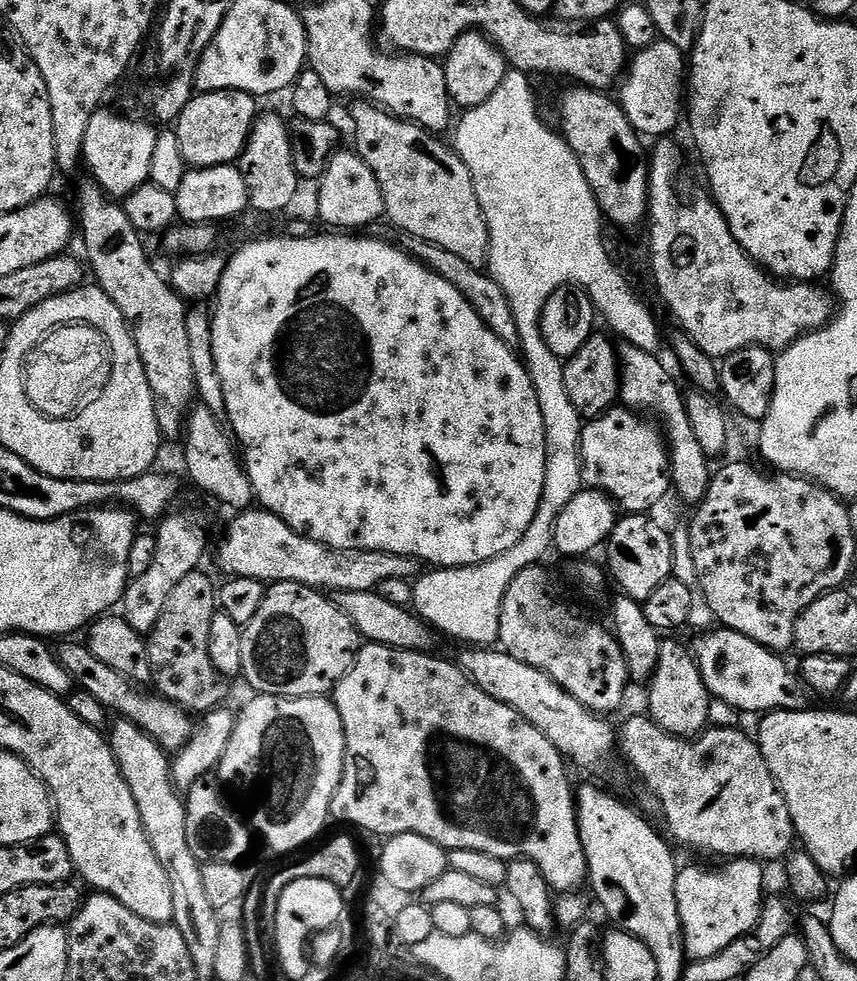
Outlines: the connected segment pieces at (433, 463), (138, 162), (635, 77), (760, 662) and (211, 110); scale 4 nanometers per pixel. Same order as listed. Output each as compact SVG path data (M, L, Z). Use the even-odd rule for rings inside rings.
M313 234L306 238L289 240L287 235L280 235L278 240L256 240L245 248L240 248L231 257L227 257L222 274L222 282L218 286L214 297L216 312L211 313L213 356L217 363L218 377L222 382L222 391L225 395L226 420L230 425L231 435L242 453L242 463L252 483L252 491L261 509L275 514L286 522L286 526L293 528L298 534L310 538L328 548L338 550L382 550L390 554L413 556L418 561L436 568L465 568L471 564L481 564L487 560L498 558L510 550L526 534L530 522L534 522L534 514L538 514L538 506L542 498L542 490L546 482L546 430L542 422L542 406L538 406L538 394L532 385L530 374L524 368L524 361L509 345L503 344L478 318L474 306L446 282L438 273L429 270L428 265L421 262L415 255L403 252L384 240L359 240L356 234L328 234L319 236Z
M101 110L94 114L94 118L90 118L90 126L86 126L83 167L88 167L88 172L92 175L89 177L99 184L105 194L113 198L128 196L138 186L149 183L150 161L158 135L157 129L151 128L151 123L124 116Z
M657 39L649 48L641 48L631 57L626 75L619 85L618 103L626 114L630 126L640 133L641 137L668 138L673 135L679 124L682 124L682 105L686 100L686 56L678 50L678 46L670 46L670 42Z
M721 627L720 632L711 631L704 634L694 644L696 665L700 667L702 678L706 682L709 693L715 699L726 702L729 709L737 708L740 712L803 712L806 689L801 677L788 669L783 655L771 652L766 646L746 638L742 634Z
M200 92L182 110L174 122L178 147L185 165L192 168L213 168L223 164L235 165L248 144L248 135L258 119L257 97L248 92Z

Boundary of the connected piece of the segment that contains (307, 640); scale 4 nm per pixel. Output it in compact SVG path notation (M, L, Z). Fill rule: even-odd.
M298 582L271 585L258 614L242 628L242 680L261 696L328 696L354 666L362 637L354 622L325 593Z

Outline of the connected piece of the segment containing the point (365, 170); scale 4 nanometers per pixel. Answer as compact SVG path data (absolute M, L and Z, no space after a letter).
M338 150L328 160L324 173L318 181L320 189L316 192L316 208L320 216L332 230L360 230L367 224L384 216L384 199L382 186L378 186L378 178L374 178L374 170L366 166L366 162L355 151Z

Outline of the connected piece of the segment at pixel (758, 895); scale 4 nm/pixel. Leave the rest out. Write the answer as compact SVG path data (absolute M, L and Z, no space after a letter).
M732 858L721 868L684 868L676 873L676 897L678 898L678 914L684 931L684 950L689 961L702 958L714 958L718 950L726 950L730 942L741 940L755 928L760 917L760 908L764 905L766 891L764 892L763 863L743 858Z

